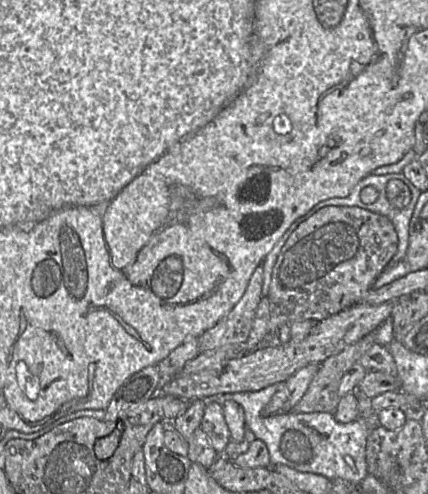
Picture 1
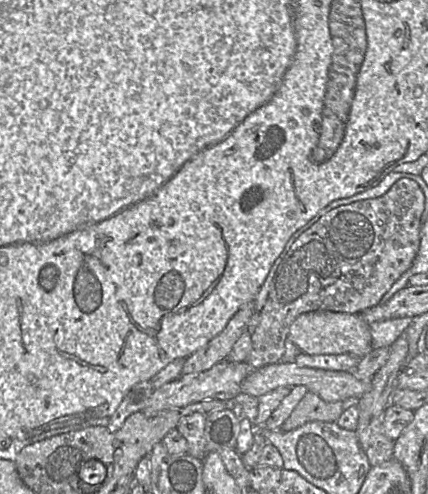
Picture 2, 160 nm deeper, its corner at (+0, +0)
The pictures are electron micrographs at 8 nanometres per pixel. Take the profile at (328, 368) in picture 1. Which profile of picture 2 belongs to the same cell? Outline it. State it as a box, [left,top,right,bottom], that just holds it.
[280,391,344,431]

